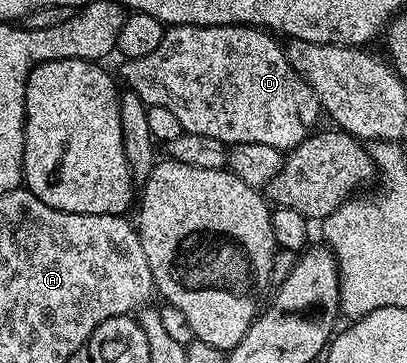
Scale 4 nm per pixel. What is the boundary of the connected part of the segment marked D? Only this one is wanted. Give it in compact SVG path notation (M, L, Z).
M174 25L165 28L162 43L158 43L157 49L152 54L142 55L142 59L125 60L120 73L124 76L123 84L134 90L143 99L145 105L166 107L174 111L174 115L182 122L185 133L210 135L210 139L222 139L229 147L242 143L266 143L281 151L291 151L312 136L317 128L316 120L322 117L322 110L320 100L316 98L314 91L300 78L298 71L294 71L294 67L288 61L288 57L284 54L284 45L275 40L279 41L271 32L251 25Z

